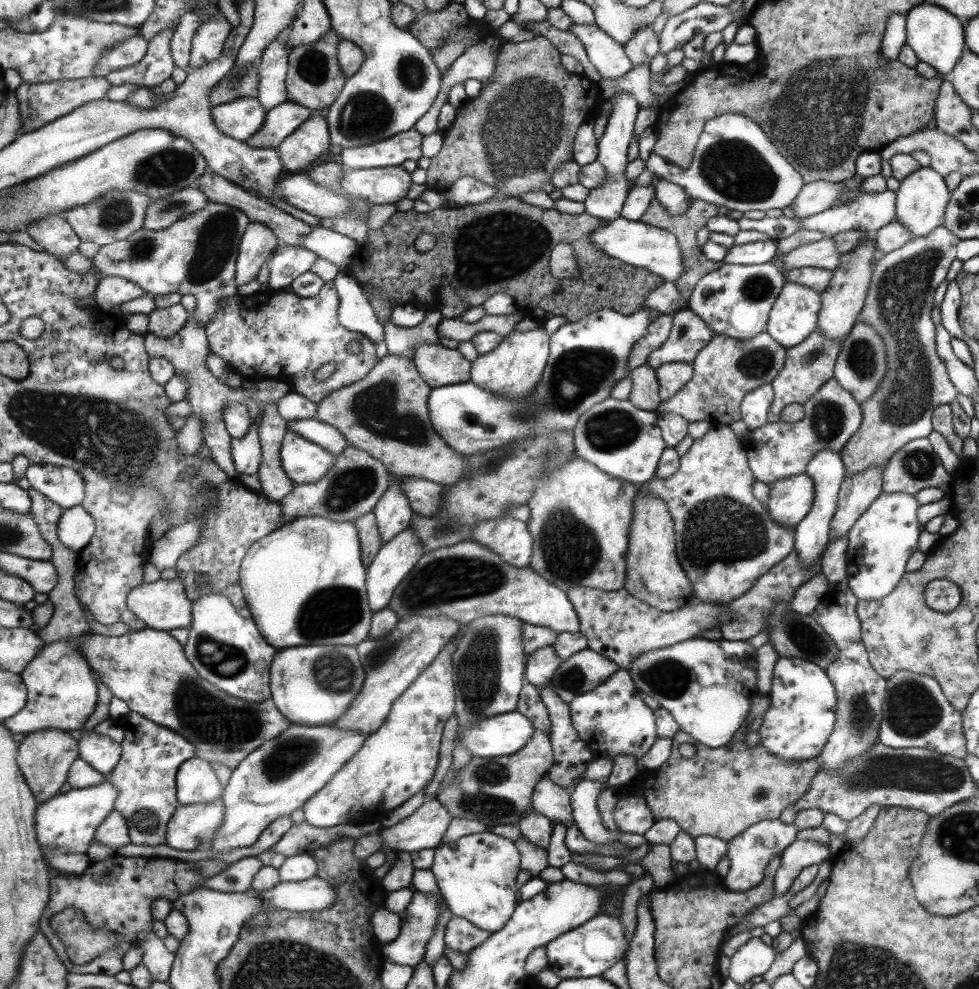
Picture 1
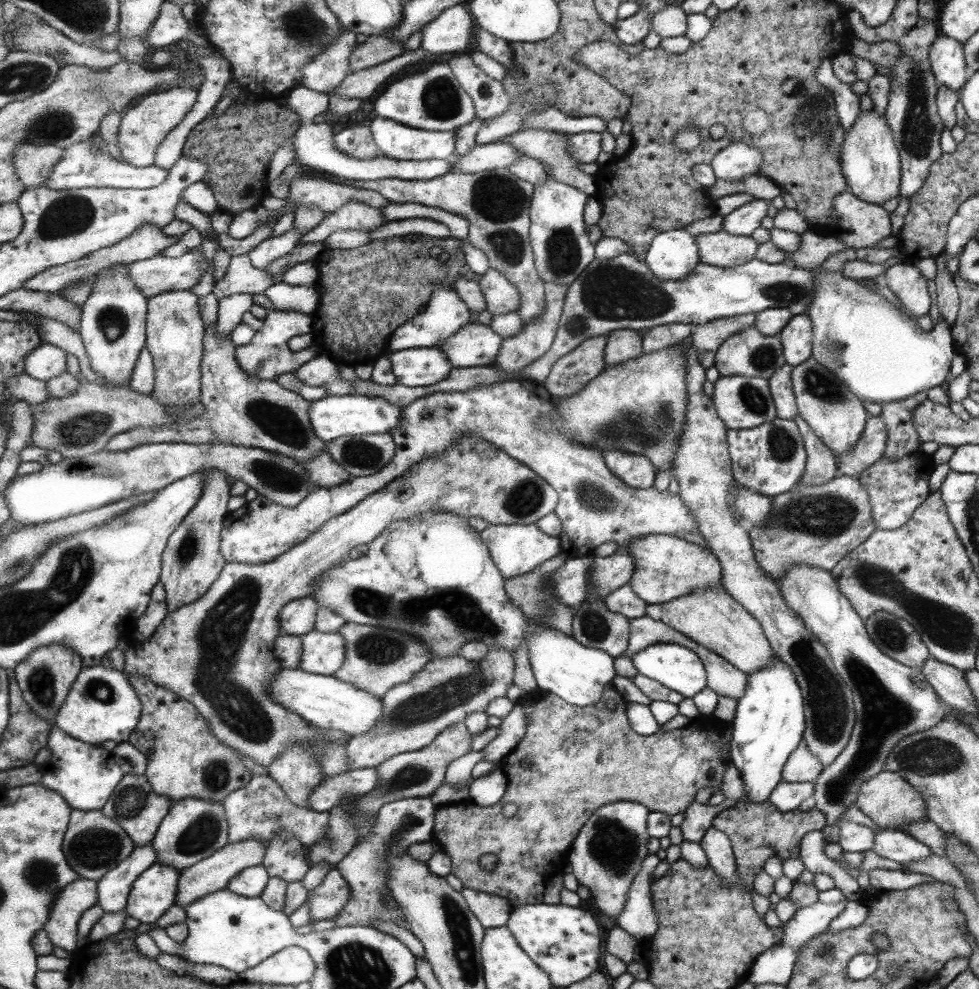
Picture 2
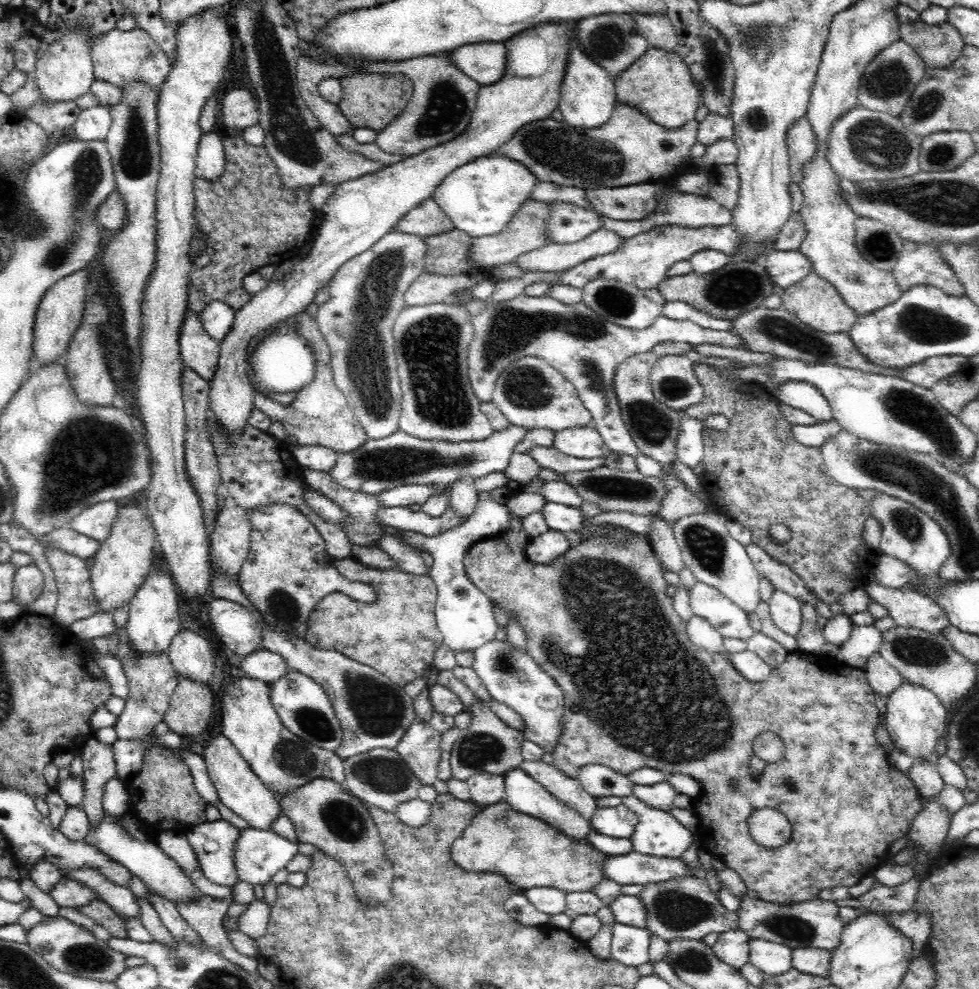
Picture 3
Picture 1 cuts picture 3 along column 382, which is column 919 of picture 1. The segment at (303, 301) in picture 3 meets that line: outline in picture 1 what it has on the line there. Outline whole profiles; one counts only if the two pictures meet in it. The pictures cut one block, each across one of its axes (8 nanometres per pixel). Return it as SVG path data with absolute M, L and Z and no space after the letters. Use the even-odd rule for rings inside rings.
M919 167L911 175L899 181L896 192L896 216L899 224L912 232L913 237L928 235L944 222L944 212L947 210L951 193L943 181L943 176L929 167Z

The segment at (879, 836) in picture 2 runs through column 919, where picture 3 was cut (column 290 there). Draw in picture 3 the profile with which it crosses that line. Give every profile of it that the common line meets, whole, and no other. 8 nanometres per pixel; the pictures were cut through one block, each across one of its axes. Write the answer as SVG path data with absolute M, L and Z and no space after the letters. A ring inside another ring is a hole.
M248 827L240 829L238 838L232 844L232 851L234 851L232 863L236 867L238 881L246 883L254 889L256 886L267 886L272 881L273 876L284 869L288 862L298 854L299 847L296 847L295 842L284 840L283 837L272 831L255 830Z

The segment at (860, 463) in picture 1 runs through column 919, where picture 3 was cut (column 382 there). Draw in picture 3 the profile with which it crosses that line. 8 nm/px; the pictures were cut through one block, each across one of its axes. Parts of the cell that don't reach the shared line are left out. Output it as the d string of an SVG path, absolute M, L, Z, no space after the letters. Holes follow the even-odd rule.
M392 230L368 250L346 260L329 282L329 299L317 309L315 323L331 354L332 380L346 398L350 409L363 426L368 438L384 439L399 429L403 392L395 358L393 324L404 308L405 290L423 273L425 237Z

